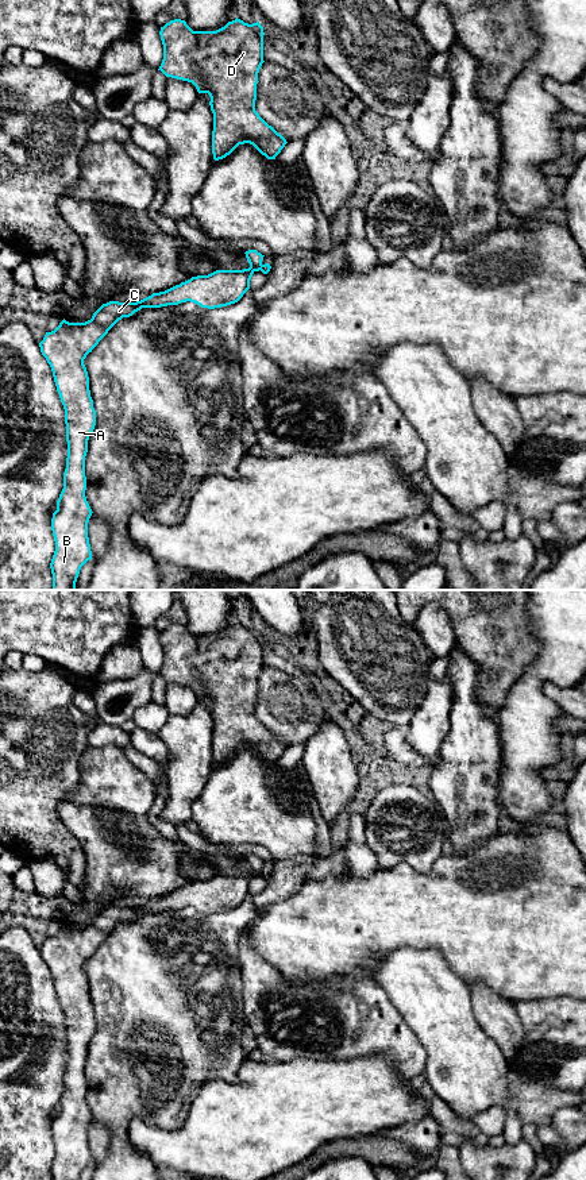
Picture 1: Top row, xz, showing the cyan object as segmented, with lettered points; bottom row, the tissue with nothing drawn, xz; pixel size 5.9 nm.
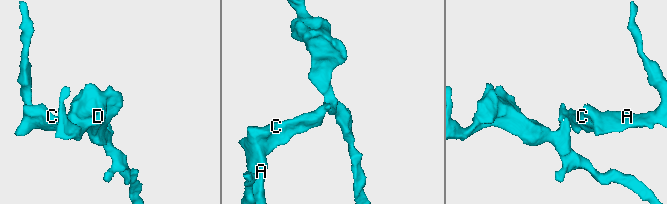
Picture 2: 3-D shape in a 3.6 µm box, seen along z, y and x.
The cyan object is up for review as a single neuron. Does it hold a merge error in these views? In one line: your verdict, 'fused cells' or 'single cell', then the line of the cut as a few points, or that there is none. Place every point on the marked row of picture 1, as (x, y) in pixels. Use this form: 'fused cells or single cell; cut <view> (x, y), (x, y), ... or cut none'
fused cells; cut xz (262, 265), (259, 269)

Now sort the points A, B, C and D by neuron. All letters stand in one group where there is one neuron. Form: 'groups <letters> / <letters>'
groups A B C / D

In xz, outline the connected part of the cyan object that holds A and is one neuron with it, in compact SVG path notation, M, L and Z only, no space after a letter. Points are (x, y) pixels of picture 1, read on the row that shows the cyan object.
M257 250L244 254L250 263L248 269L216 270L208 275L192 277L136 302L109 301L85 323L69 323L63 319L54 331L46 332L39 343L65 409L68 441L63 489L51 518L55 541L50 563L53 590L76 590L81 567L92 559L88 522L93 512L85 497L85 456L89 436L96 425L96 410L84 359L119 320L132 316L142 308L190 301L201 308L215 309L238 302L250 289L250 279L261 270L265 257Z

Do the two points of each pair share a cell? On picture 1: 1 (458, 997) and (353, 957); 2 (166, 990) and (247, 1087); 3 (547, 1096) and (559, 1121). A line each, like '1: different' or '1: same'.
1: different
2: different
3: different

